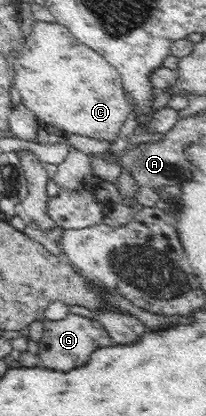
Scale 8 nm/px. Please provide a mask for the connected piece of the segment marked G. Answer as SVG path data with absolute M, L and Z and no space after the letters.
M71 313L63 320L44 319L42 322L44 322L45 331L41 341L38 342L38 359L44 367L54 371L70 371L74 367L86 365L92 351L96 351L98 347L108 347L108 343L113 341L106 329L100 325L100 322L77 314Z

